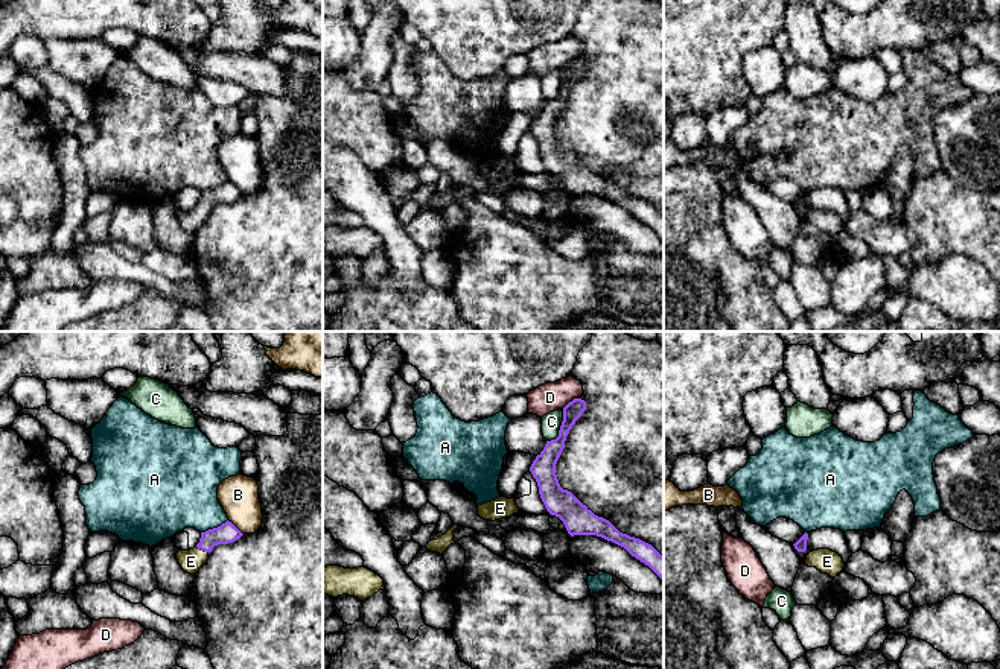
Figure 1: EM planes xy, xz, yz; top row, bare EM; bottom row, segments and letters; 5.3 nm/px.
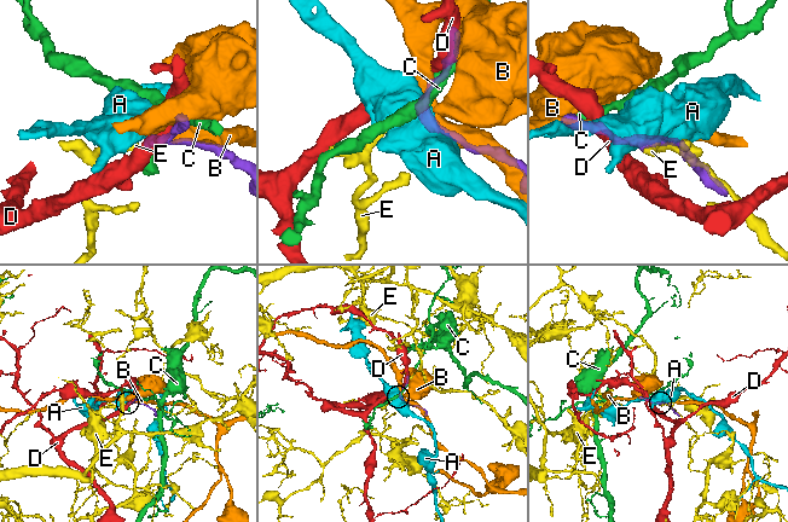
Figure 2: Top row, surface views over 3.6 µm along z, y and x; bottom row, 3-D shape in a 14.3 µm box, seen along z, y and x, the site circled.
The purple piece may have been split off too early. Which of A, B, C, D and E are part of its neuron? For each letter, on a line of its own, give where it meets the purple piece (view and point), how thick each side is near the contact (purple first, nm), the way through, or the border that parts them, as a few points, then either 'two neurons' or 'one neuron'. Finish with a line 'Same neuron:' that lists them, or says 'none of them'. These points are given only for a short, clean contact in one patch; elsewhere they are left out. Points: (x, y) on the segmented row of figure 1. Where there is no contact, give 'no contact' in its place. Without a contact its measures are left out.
A: contact xy (213, 528); calibres 110 and 360 nm; border xy (227, 519), (201, 532); two neurons
B: contact xy (235, 526); calibres 110 and 200 nm; two neurons
C: contact xz (560, 429); calibres 130 and 100 nm; two neurons
D: contact xz (570, 402); calibres 100 and 150 nm; two neurons
E: contact xy (203, 549); calibres 110 and 120 nm; way xy (227, 532), (216, 535), (203, 549), (191, 561); one neuron
Same neuron: E

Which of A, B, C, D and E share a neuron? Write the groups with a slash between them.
A / B / C / D / E

